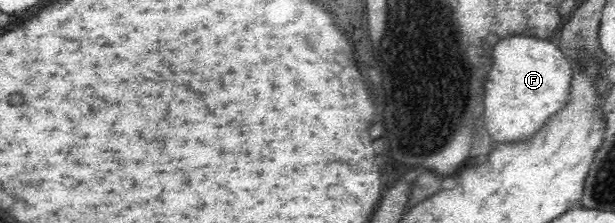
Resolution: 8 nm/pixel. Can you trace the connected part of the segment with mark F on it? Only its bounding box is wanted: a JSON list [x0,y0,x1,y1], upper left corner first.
[484,37,572,144]

